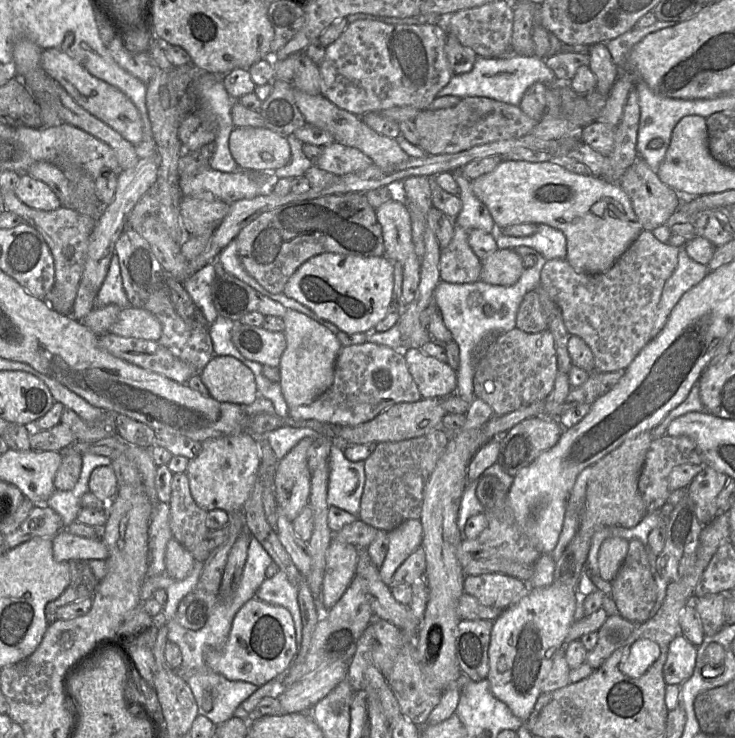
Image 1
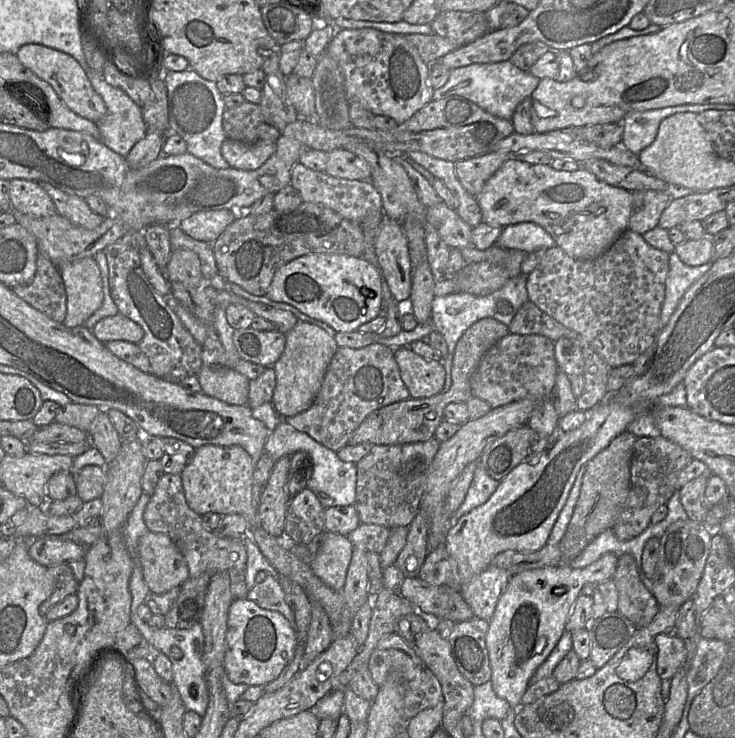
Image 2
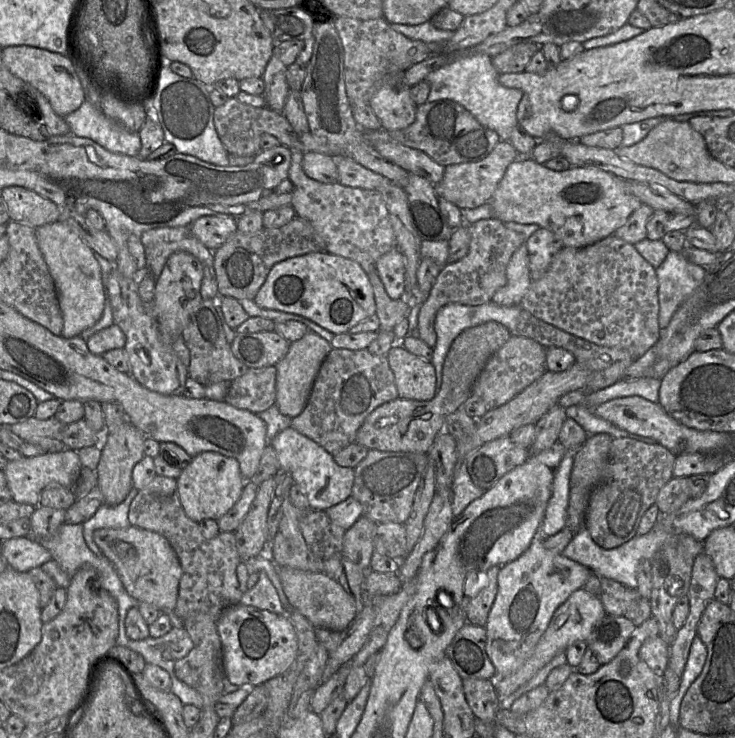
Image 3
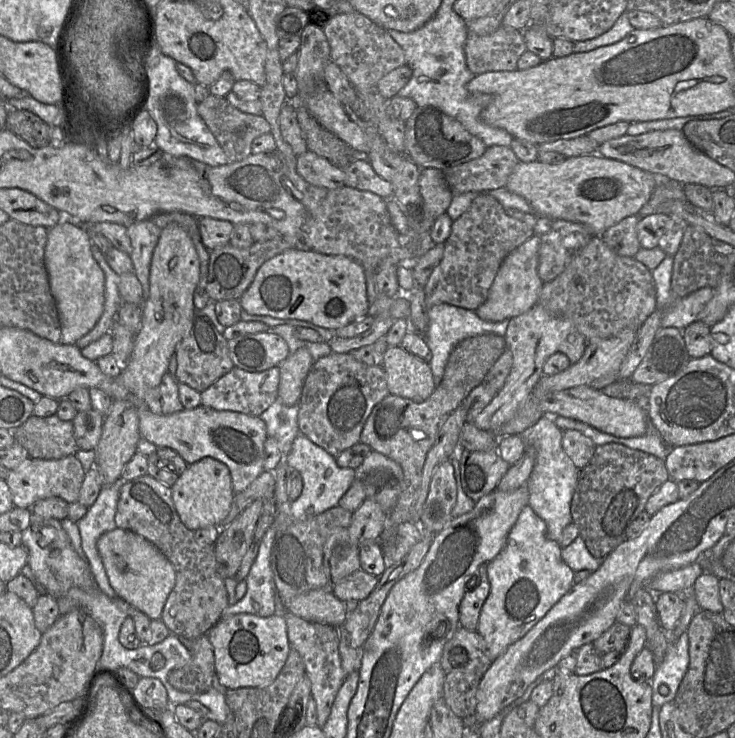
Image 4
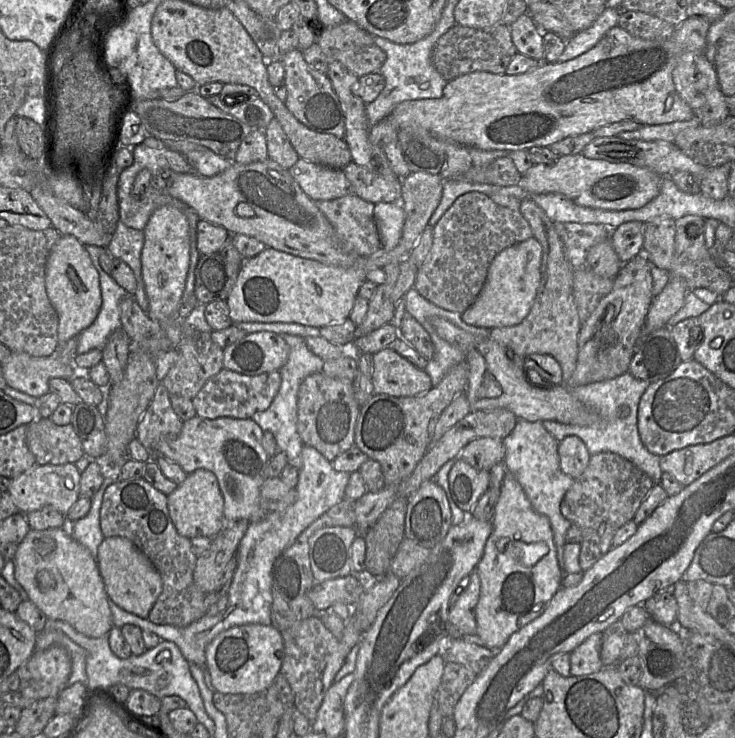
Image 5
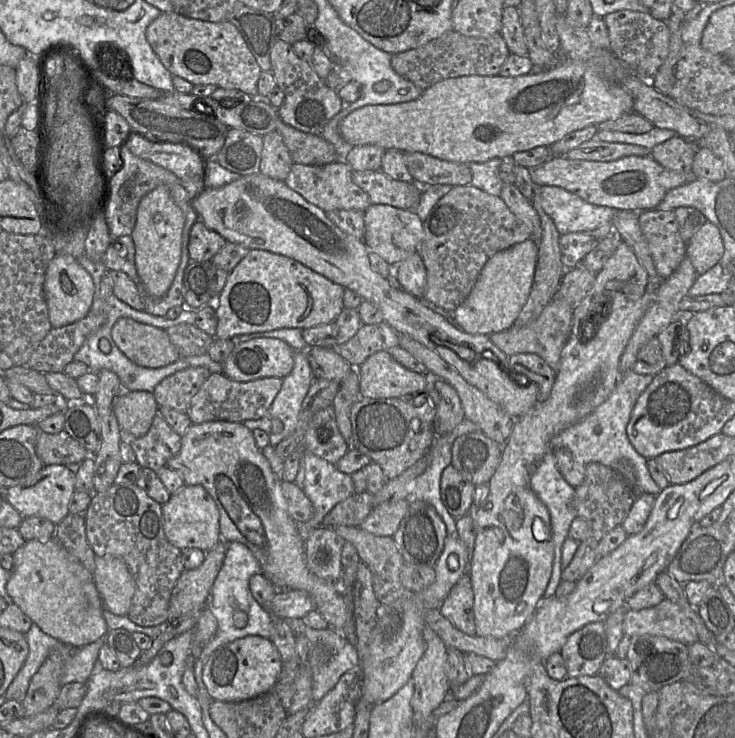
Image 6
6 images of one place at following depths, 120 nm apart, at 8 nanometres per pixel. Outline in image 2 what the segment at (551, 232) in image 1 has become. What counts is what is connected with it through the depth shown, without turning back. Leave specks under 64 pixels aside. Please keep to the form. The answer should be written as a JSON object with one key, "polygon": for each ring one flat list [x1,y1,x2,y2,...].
{"polygon":[[521,222,503,227,495,245,530,253,538,249,552,248,556,246,556,243,552,236,540,225,533,222]]}

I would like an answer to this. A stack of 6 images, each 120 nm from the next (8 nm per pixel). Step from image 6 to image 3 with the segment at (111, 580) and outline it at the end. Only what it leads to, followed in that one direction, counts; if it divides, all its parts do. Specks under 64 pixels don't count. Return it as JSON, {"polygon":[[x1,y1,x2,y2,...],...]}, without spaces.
{"polygon":[[135,526,94,531,93,540,101,554,114,566,127,593,138,600,158,608,161,613,174,610,182,568,169,541,157,532]]}

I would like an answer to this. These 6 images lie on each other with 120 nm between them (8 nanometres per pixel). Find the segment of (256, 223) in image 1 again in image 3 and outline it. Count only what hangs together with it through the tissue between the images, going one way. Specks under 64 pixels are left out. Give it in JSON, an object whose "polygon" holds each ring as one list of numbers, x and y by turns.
{"polygon":[[299,216,278,228,262,227,253,233,236,230,224,244,213,251,218,298,229,296,238,300,254,299,276,263,319,251,325,251,323,239,316,234,308,220]]}

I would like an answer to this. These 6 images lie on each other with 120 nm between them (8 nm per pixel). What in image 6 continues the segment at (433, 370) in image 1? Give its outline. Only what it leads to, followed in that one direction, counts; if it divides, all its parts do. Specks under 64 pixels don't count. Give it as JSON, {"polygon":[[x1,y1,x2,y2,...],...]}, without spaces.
{"polygon":[[385,350,368,357,357,369,361,398,411,398,431,385,426,374,408,370]]}

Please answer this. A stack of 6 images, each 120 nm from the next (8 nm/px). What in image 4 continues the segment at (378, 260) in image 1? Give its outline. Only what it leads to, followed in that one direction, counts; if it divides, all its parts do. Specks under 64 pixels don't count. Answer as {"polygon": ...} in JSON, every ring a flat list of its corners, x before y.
{"polygon":[[289,249,265,261,239,299,242,310,252,315,298,319,336,330,368,315,366,276,363,266,345,255,325,255,312,249]]}

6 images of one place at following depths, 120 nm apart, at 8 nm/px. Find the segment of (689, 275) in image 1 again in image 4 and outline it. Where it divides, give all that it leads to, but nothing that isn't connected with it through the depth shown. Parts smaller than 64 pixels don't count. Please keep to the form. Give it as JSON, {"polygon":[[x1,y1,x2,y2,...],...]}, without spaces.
{"polygon":[[666,255,652,271,652,277,656,287,657,309,662,312,661,327,682,330,697,320,715,292,711,287,703,287,683,298,674,299,671,291,673,262,674,256]]}

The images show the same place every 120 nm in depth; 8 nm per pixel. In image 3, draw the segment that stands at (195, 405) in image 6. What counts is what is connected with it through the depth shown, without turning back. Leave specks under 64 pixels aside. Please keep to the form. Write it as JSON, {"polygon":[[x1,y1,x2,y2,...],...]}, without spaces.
{"polygon":[[276,365,250,368,230,381,224,401,236,408,260,413,276,401]]}

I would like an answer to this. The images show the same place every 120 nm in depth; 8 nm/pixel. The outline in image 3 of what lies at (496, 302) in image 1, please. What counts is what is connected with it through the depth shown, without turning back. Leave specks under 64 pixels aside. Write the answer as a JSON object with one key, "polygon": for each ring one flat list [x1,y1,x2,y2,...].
{"polygon":[[491,300,476,306,449,303,441,307,437,311,435,318,437,341,433,347,433,357,431,359,436,371,437,390,442,382,445,357,456,336,469,327,487,321,501,323,513,335,521,311,522,307,520,305,502,306]]}

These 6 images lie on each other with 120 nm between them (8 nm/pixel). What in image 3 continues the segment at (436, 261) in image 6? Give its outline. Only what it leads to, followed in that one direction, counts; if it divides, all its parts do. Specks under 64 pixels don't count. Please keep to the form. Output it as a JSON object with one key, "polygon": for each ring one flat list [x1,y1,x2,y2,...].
{"polygon":[[495,217,465,225,468,225,470,233,468,253,460,260,442,266,427,300,421,305,418,313,416,335,431,348,437,341,435,332,437,311,449,303,476,306,489,302,494,293,507,281,506,268,513,253,528,239,523,234,506,227,504,222]]}

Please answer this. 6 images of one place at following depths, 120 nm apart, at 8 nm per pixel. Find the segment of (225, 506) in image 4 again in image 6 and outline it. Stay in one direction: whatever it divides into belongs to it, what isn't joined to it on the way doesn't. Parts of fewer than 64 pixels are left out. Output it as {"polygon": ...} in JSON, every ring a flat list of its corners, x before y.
{"polygon":[[183,485,163,505,163,528,167,539,181,550,199,548,205,552,221,541,220,514,211,495,202,485]]}

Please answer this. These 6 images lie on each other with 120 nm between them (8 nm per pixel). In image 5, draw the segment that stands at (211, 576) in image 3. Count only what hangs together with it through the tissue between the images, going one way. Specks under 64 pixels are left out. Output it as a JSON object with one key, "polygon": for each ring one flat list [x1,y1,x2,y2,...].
{"polygon":[[143,477,116,481,104,492,100,528,104,538,120,536,132,541,159,572,162,591,149,612,148,620,157,625,186,627,207,613,206,594,193,581,198,557,191,551,191,539,177,532,167,507,167,495]]}

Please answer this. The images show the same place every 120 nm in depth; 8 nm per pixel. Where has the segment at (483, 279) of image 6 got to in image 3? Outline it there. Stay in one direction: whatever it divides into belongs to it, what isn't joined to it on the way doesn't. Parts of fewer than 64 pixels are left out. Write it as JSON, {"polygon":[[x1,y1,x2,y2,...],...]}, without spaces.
{"polygon":[[526,243,513,253,506,268,506,277,505,285,494,293,491,301,502,306,520,305,532,283]]}

